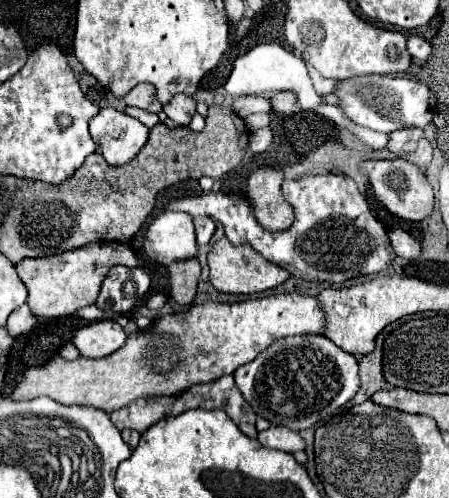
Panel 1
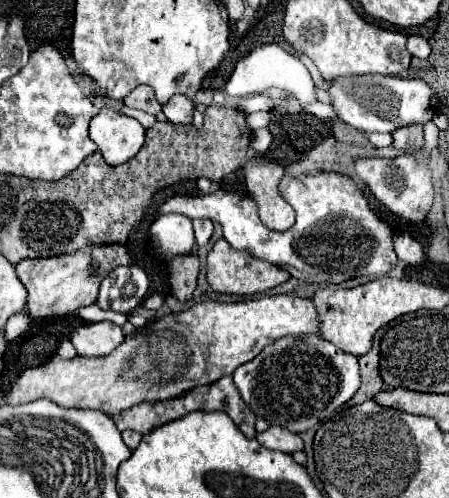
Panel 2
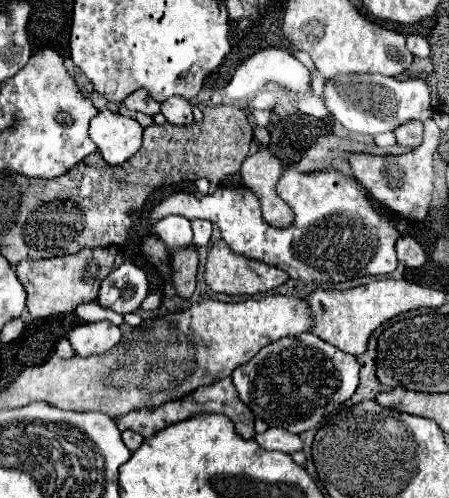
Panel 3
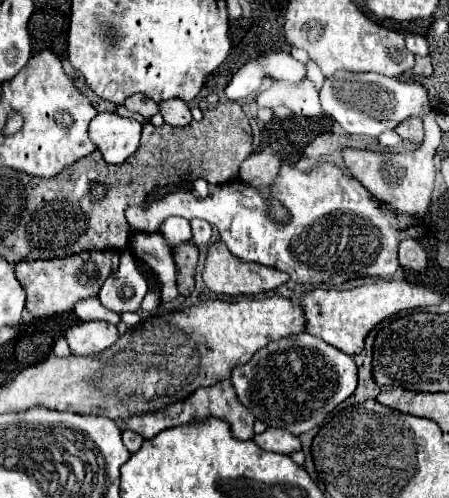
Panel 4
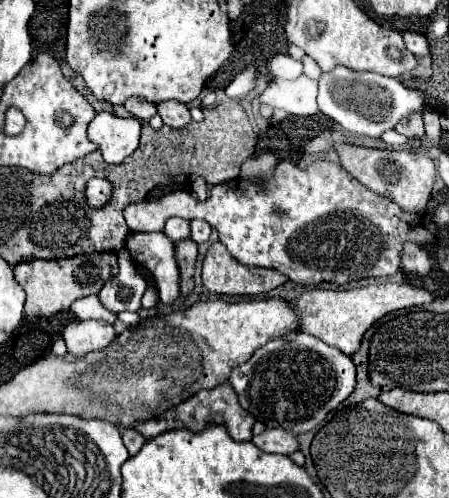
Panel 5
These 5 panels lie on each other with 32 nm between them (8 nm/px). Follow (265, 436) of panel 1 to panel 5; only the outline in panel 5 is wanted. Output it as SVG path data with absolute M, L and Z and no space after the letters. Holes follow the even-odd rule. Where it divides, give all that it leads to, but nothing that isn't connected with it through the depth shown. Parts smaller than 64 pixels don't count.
M268 428L266 432L258 434L252 438L252 442L262 448L264 452L274 452L274 454L292 454L300 450L300 444L294 434L284 432L282 428Z

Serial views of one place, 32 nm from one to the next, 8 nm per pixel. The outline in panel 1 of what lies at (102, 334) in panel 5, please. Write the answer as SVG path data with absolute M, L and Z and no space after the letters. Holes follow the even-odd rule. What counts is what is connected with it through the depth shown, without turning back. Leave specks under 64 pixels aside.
M98 320L80 328L74 336L74 346L86 358L104 358L116 352L126 342L126 332L114 320Z

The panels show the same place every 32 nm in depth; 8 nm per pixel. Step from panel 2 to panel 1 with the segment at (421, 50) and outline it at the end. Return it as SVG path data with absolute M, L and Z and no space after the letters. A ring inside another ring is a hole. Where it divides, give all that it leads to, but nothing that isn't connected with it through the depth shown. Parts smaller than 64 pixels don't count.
M410 36L408 38L408 52L416 60L426 60L432 52L430 42L420 36Z

